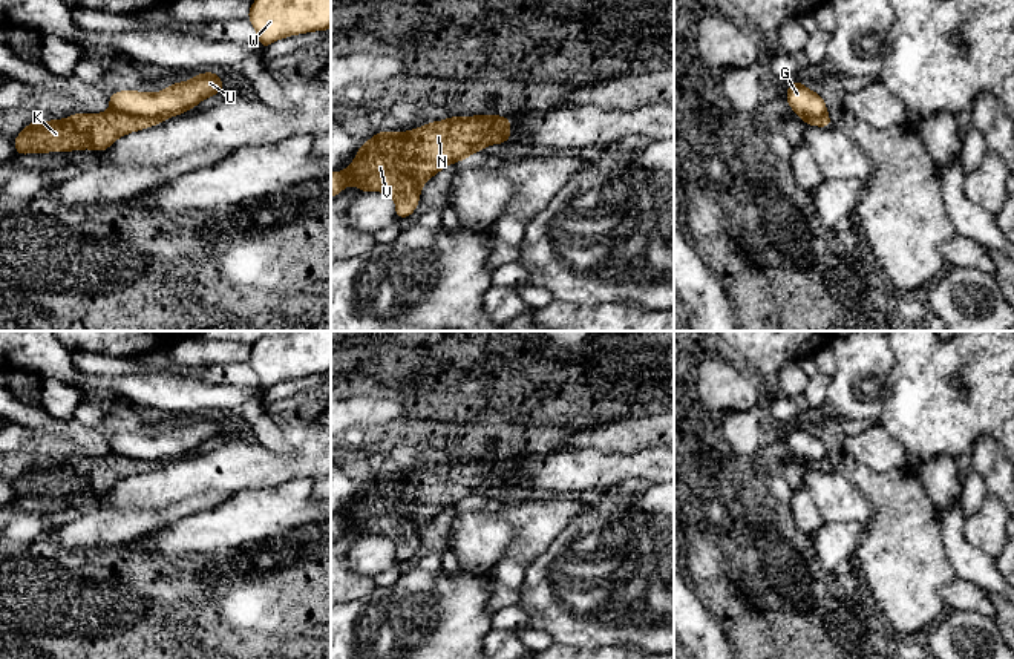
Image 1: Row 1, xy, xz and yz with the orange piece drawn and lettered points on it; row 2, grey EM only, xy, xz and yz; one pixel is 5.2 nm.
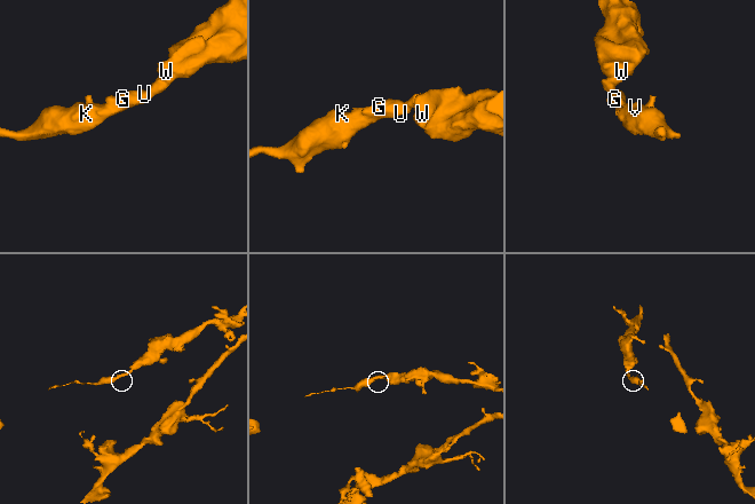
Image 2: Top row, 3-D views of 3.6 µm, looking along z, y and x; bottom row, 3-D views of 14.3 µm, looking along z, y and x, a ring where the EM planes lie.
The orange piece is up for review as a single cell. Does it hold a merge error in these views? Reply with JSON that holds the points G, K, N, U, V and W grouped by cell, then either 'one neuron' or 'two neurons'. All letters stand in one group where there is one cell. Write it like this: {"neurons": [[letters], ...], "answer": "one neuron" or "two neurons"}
{"neurons": [["G", "U", "W"], ["K", "N", "V"]], "answer": "two neurons"}

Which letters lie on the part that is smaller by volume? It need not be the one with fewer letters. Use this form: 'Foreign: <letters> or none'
Foreign: K, N, V

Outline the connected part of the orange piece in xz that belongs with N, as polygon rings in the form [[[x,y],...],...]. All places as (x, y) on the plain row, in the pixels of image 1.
[[[453,458],[409,475],[388,477],[378,472],[372,483],[361,486],[345,515],[331,515],[331,541],[342,536],[348,527],[354,527],[358,535],[381,535],[395,543],[395,559],[406,562],[420,547],[421,530],[446,509],[467,503],[473,495],[482,495],[490,487],[509,484],[501,464],[490,458]]]

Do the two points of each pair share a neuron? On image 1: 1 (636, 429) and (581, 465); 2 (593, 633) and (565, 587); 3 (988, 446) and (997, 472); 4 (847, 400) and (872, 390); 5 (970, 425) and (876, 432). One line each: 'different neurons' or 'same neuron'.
1: different neurons
2: same neuron
3: same neuron
4: same neuron
5: different neurons

